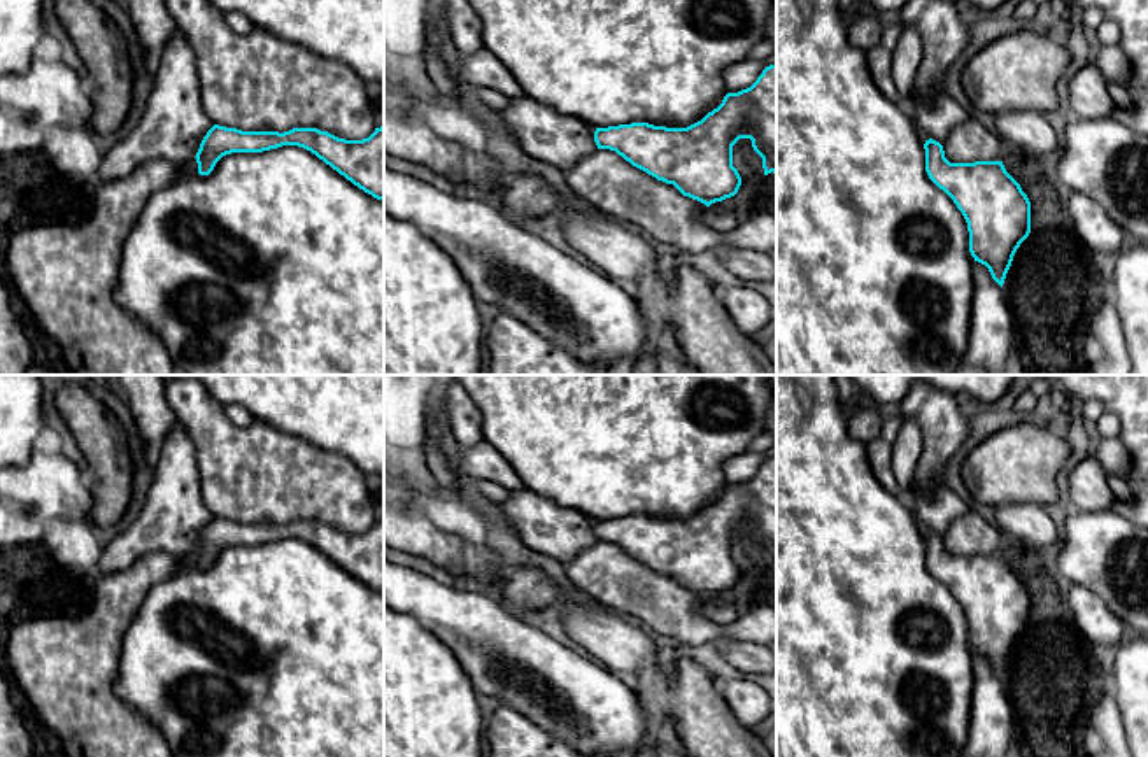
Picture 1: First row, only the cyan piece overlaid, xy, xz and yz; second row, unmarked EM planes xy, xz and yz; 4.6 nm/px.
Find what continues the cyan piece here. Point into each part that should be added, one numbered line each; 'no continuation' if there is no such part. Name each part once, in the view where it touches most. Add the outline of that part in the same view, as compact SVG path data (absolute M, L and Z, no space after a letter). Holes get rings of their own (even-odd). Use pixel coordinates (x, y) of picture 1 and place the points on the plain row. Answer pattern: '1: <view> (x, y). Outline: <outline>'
no continuation

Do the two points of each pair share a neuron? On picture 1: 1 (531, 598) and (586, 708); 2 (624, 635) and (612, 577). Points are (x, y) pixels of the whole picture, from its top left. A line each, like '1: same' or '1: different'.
1: different
2: different

